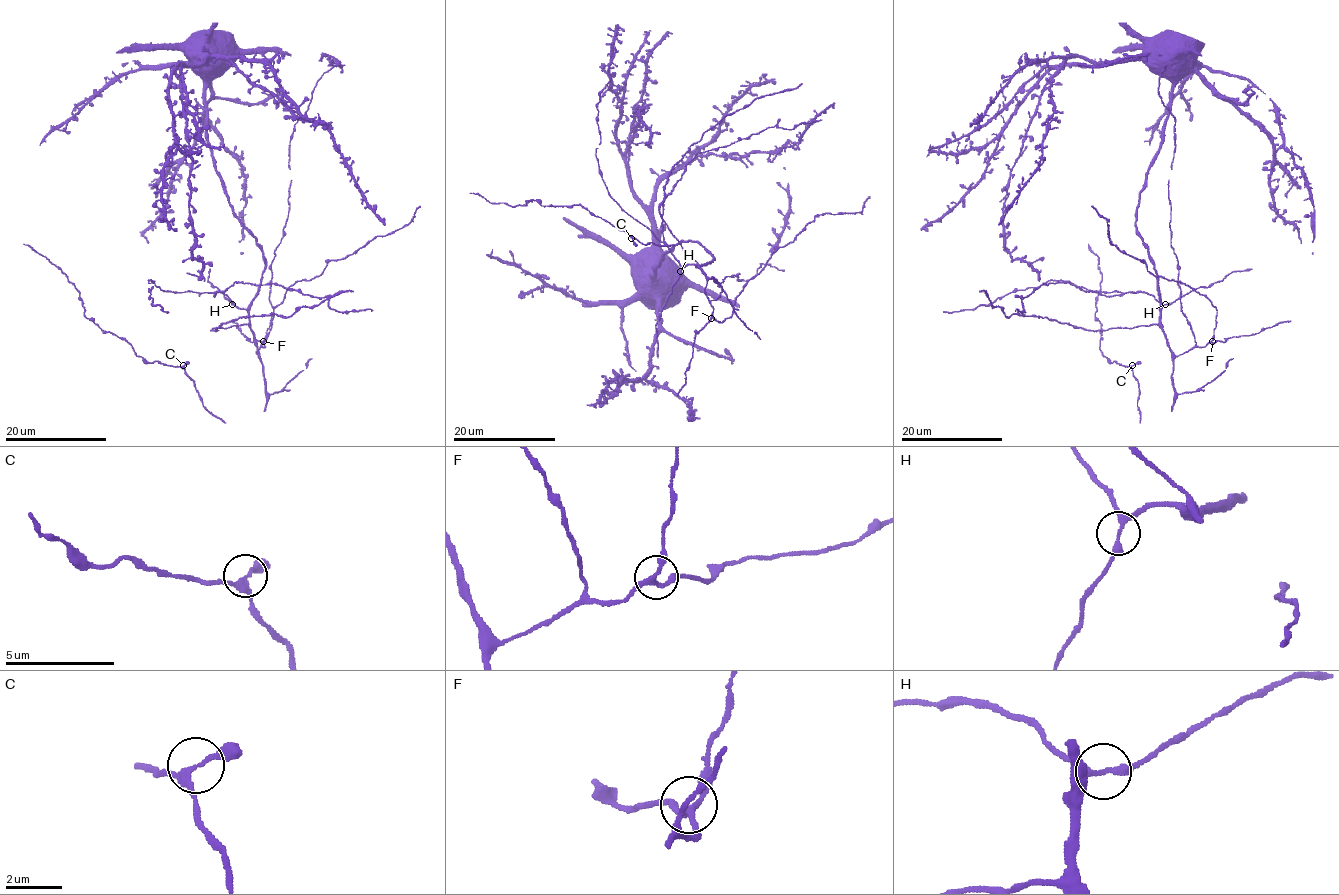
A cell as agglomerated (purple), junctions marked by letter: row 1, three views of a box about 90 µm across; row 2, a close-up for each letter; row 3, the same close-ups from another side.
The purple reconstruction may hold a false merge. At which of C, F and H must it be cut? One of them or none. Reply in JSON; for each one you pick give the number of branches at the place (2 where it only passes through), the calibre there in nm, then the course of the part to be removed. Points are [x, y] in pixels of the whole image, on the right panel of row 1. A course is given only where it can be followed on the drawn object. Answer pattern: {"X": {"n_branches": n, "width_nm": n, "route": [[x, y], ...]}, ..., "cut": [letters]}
{"cut": []}

